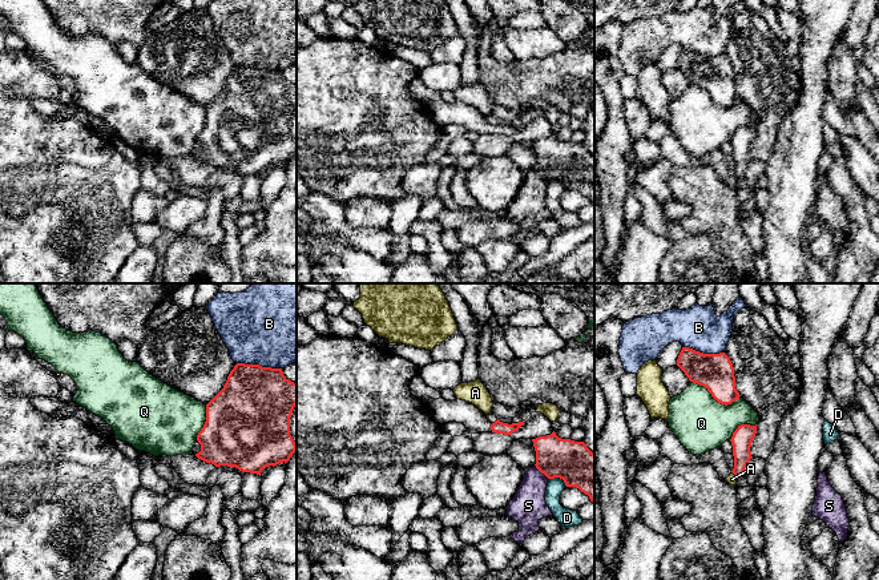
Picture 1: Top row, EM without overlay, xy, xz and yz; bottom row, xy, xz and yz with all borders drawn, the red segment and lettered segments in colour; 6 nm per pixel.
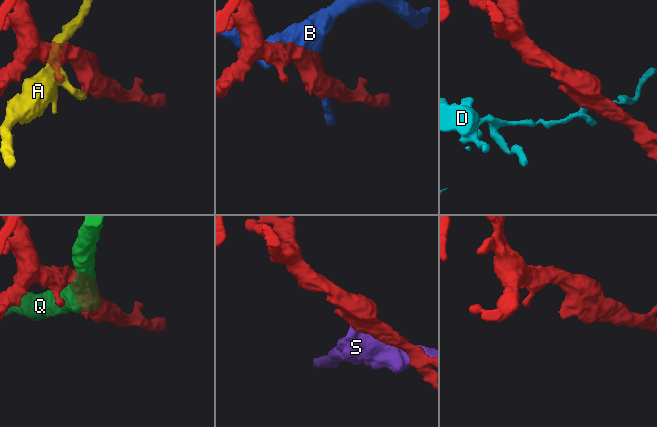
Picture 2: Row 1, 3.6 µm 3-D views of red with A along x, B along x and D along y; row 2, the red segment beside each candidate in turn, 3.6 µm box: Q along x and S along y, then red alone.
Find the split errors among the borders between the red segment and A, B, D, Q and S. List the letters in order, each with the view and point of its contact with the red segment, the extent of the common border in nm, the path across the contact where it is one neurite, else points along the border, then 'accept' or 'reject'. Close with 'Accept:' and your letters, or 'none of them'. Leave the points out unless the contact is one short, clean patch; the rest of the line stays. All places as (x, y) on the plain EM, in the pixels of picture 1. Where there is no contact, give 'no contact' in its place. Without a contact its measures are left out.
A: yz (734, 176) | 50 nm | along yz (732, 173), (737, 178) | reject
B: xy (258, 67) | 280 nm | reject
D: xz (559, 178) | 120 nm | reject
Q: yz (716, 101) | 320 nm | reject
S: xz (541, 174) | 130 nm | reject
Accept: none of them

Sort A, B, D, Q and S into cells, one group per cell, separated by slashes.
A / B / D / Q / S

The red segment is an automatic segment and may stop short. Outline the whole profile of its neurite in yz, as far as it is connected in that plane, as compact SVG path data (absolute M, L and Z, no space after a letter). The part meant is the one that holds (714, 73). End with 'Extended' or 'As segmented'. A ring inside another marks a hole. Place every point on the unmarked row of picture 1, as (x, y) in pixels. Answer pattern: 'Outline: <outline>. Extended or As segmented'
Outline: M682 49L677 68L690 84L703 88L718 105L727 108L739 101L734 69L725 55L703 56Z. As segmented

